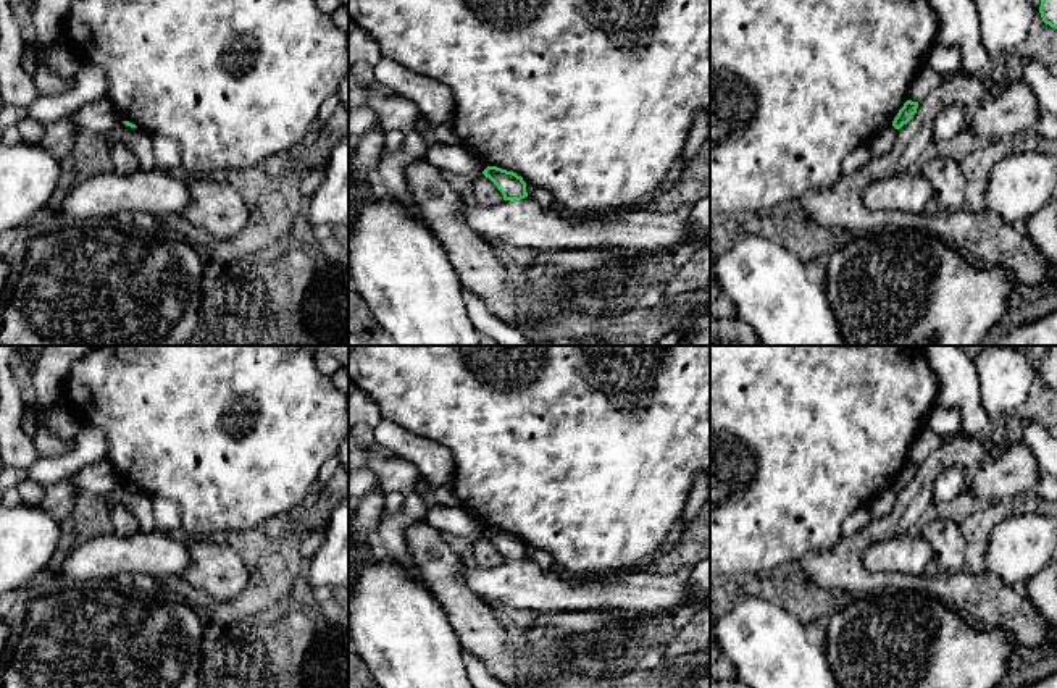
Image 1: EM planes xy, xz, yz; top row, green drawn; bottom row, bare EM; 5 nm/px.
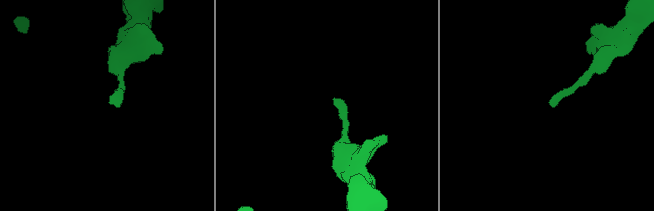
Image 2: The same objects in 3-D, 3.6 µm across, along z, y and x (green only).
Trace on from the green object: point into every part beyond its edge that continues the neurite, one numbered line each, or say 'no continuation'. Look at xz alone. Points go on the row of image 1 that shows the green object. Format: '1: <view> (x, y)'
no continuation

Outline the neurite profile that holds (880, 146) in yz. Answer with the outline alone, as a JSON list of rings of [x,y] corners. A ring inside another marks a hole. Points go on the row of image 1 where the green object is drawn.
[[[888,124],[883,131],[875,134],[873,139],[868,142],[871,157],[873,158],[886,157],[894,147],[897,134],[899,129],[896,129],[892,124]]]

